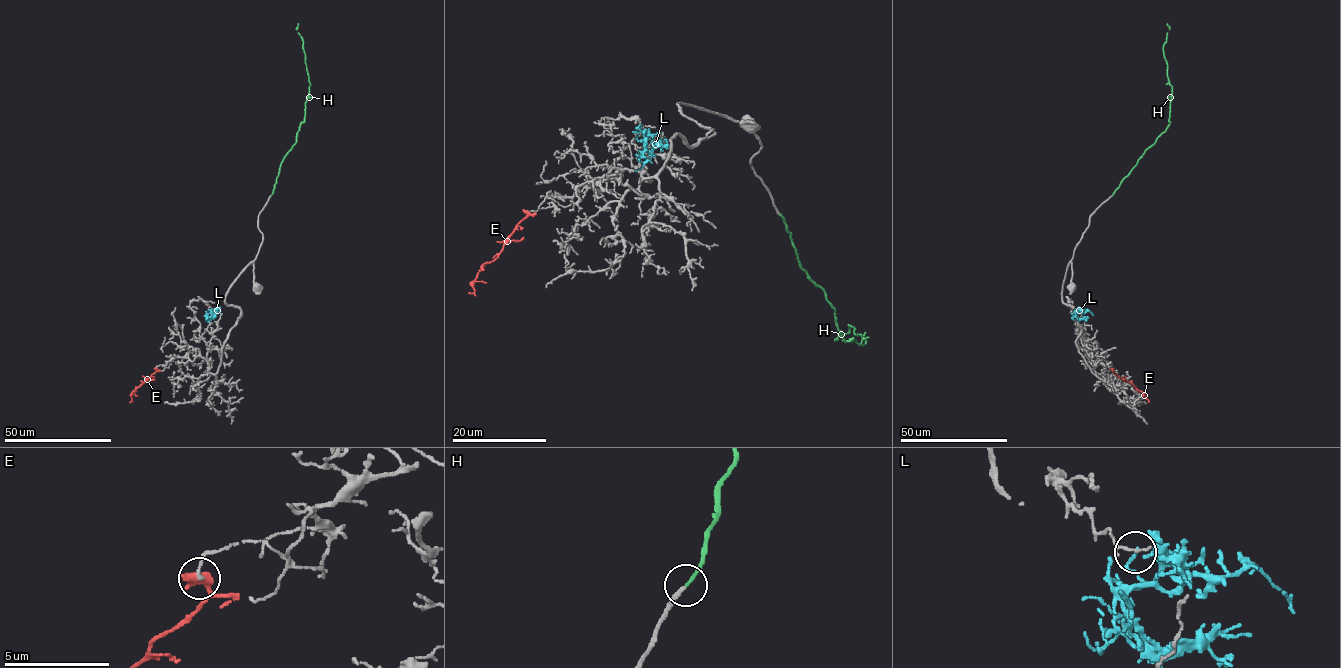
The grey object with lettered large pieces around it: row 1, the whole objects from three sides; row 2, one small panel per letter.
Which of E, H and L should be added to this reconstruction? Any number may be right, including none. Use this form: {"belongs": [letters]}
{"belongs": ["H"]}

